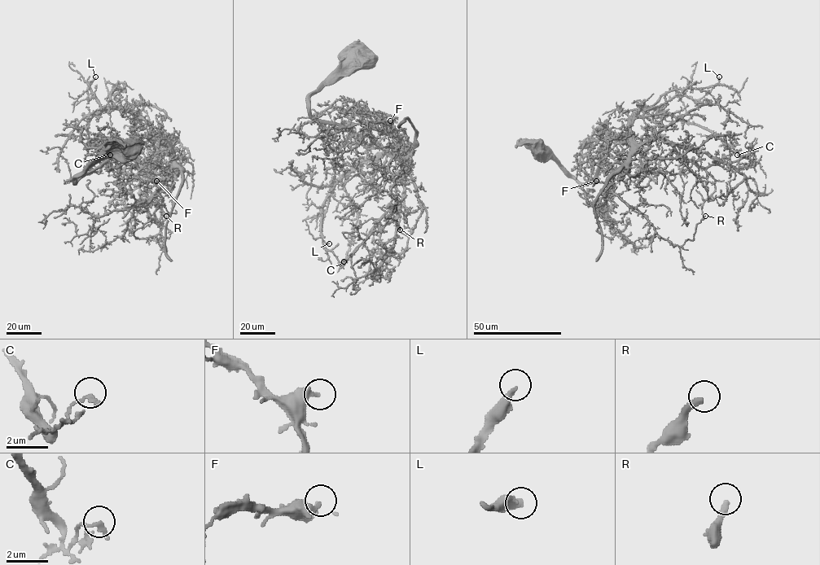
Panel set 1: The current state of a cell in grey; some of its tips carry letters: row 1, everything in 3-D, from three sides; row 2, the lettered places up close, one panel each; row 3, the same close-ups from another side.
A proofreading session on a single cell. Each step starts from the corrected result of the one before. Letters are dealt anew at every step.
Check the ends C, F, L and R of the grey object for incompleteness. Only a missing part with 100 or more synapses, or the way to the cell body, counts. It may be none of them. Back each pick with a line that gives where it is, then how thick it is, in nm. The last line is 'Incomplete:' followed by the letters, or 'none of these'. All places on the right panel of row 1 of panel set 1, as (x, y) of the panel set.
Incomplete: none of these

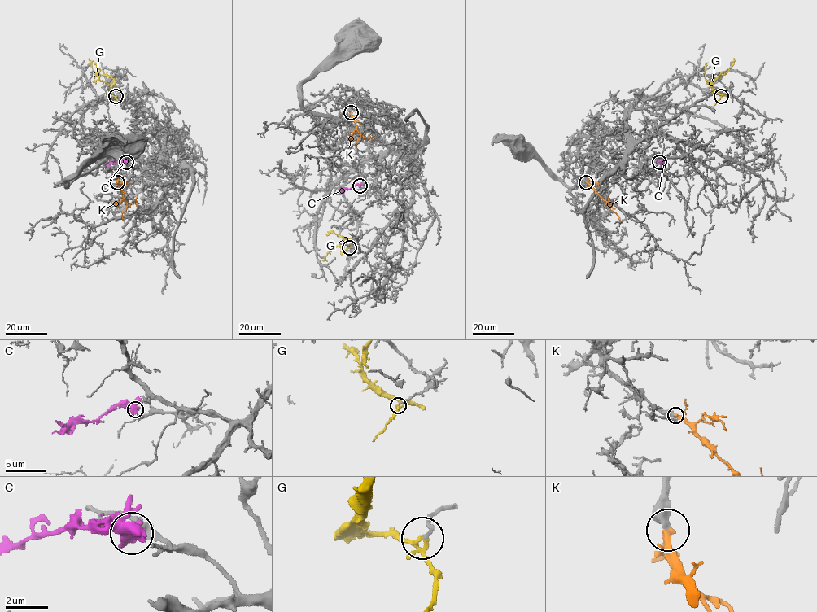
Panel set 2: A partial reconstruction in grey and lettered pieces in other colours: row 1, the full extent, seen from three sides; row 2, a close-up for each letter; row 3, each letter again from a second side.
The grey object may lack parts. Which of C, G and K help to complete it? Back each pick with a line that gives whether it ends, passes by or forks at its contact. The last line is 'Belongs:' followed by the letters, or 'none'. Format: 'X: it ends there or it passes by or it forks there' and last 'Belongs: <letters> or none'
K: it forks there
Belongs: K

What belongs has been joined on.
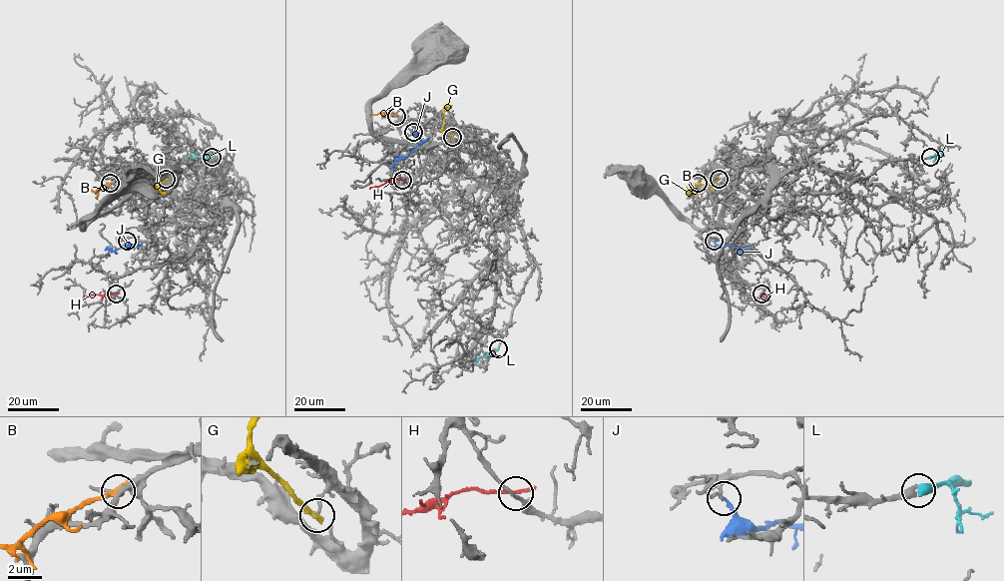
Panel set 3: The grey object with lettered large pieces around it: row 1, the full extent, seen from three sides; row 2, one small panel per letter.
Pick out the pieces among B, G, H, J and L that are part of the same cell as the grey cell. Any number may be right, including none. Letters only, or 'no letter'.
L

